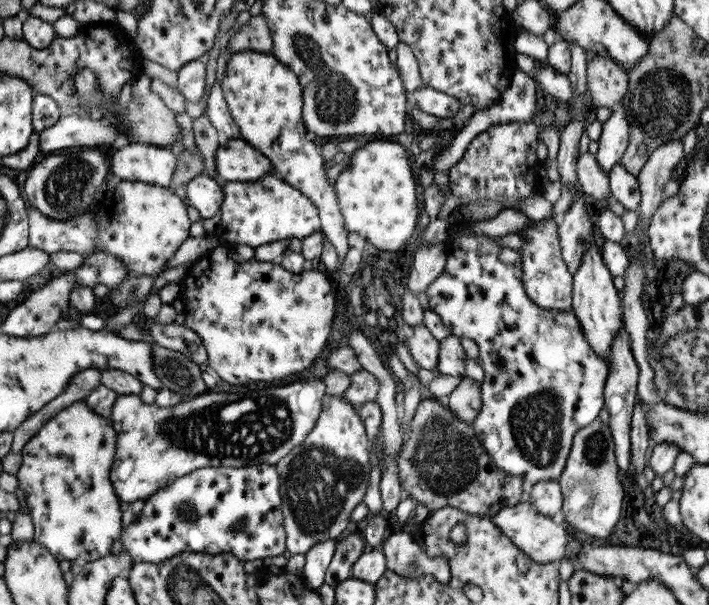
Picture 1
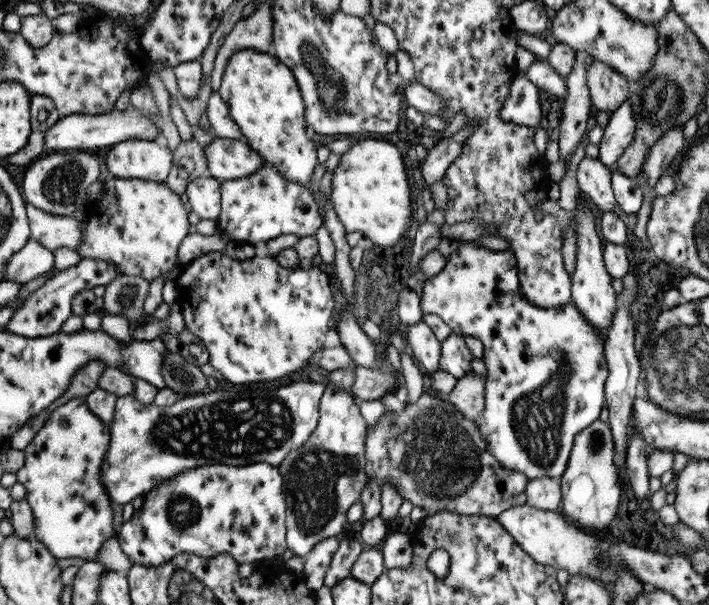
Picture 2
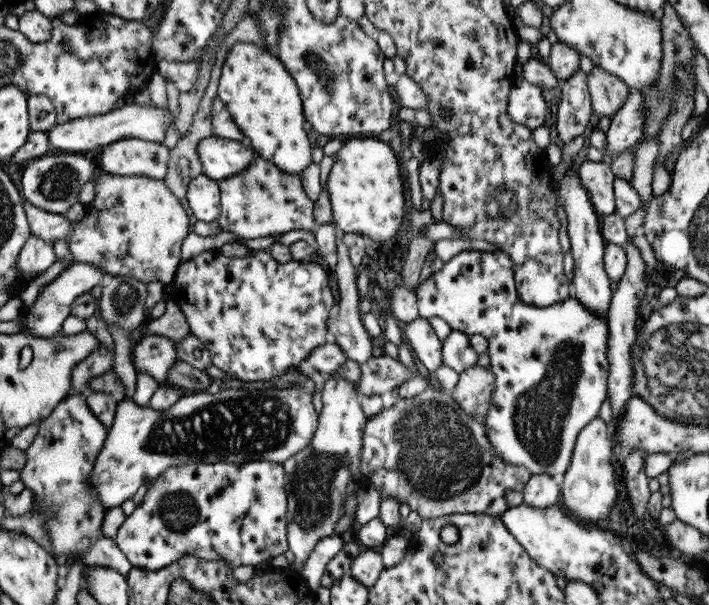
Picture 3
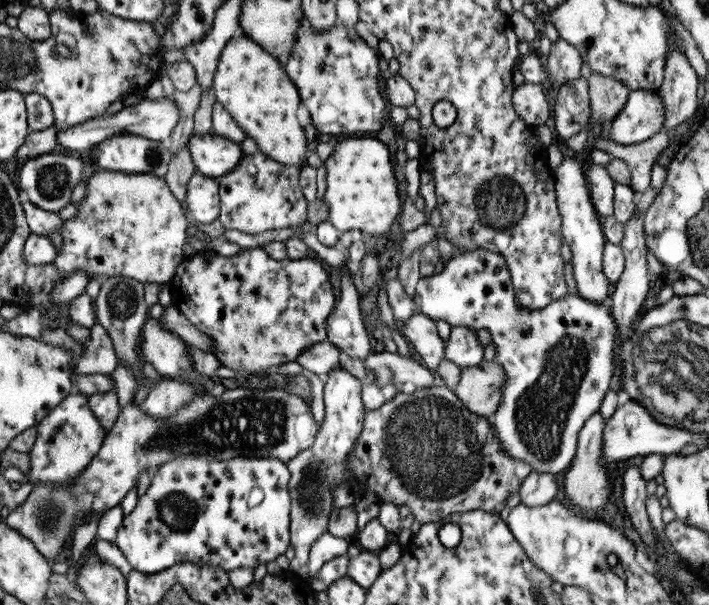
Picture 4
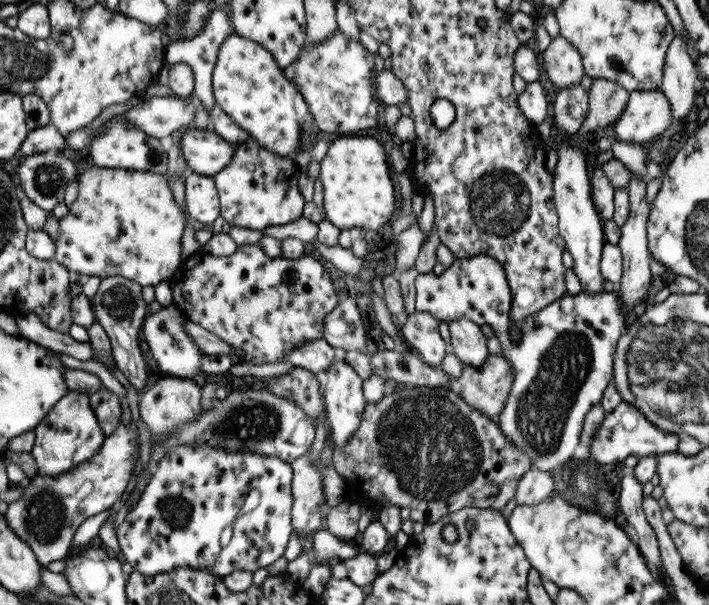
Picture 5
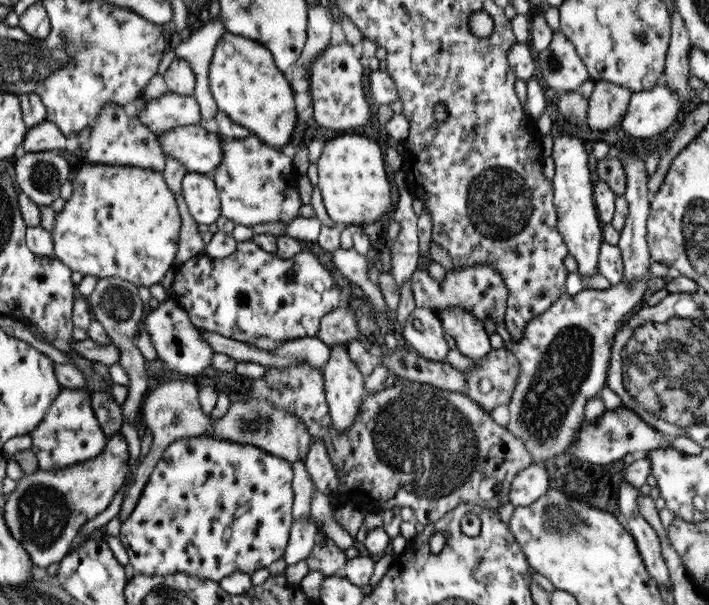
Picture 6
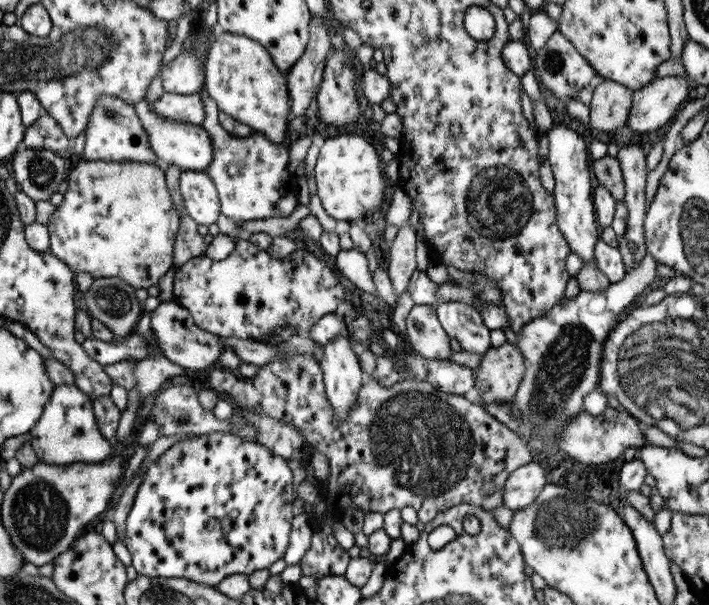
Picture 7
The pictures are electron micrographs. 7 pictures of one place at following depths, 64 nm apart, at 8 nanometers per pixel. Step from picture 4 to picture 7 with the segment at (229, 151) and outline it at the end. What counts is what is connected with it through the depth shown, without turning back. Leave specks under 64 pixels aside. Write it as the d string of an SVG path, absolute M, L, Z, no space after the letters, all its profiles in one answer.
M144 100L134 105L134 111L140 120L141 128L145 129L149 147L153 149L153 153L157 155L157 159L163 166L174 164L183 171L201 172L211 164L211 158L213 158L211 139L209 139L209 133L201 125L166 120L163 116L157 116L153 112L152 104Z

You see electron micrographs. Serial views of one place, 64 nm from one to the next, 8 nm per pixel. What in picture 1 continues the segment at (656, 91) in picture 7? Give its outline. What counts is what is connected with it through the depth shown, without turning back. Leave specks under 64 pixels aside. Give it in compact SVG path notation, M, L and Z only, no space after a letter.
M619 108L616 112L611 112L609 118L603 122L596 142L594 158L605 174L618 164L628 142L629 126L624 111Z

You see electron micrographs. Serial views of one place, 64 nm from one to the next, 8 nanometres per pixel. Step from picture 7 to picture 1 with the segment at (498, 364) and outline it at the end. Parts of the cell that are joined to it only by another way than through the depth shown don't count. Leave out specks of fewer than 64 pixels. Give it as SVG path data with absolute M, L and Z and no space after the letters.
M462 377L444 403L459 420L471 423L481 408L480 383Z

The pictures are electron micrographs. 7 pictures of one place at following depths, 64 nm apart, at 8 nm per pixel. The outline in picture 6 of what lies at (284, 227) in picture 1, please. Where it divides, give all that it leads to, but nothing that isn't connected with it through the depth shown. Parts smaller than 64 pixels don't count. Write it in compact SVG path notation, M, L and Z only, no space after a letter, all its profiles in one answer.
M217 133L217 137L219 137L219 141L221 141L221 147L223 147L223 158L221 158L221 162L211 170L209 174L211 180L214 182L214 187L217 189L218 197L220 200L220 215L225 216L227 220L231 220L234 224L240 224L243 226L255 226L255 224L267 224L271 222L289 222L291 219L297 217L299 214L299 208L302 205L301 199L299 199L299 193L297 192L297 181L298 177L301 175L302 171L299 169L293 168L292 160L289 159L281 150L277 150L277 148L271 148L271 146L267 144L263 144L261 140L255 135L249 135L241 140L225 140L225 138L221 138Z

